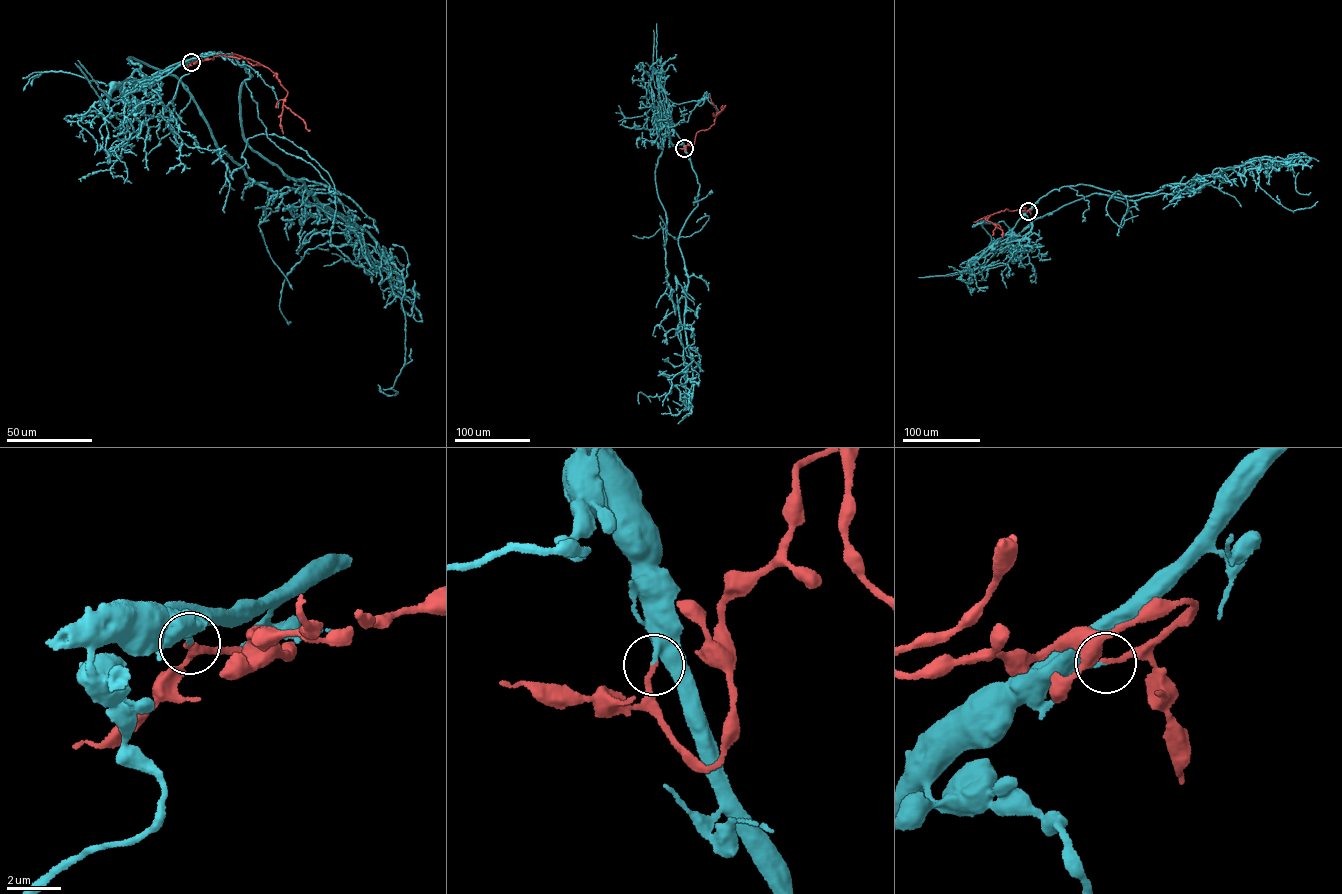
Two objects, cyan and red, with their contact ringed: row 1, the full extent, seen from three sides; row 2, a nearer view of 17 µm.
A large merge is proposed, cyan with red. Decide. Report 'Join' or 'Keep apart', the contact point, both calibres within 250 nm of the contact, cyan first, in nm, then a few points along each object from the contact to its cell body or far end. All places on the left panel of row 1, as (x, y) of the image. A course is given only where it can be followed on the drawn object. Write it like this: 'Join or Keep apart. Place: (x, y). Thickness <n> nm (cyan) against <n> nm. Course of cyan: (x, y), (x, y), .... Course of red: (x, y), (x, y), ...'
Join. Place: (191, 62). Thickness 260 nm (cyan) against 190 nm. Course of cyan: (191, 62), (187, 59), (160, 70), (153, 75), (153, 85), (143, 82), (126, 93), (114, 86). Course of red: (191, 62), (224, 55), (266, 67), (274, 75), (276, 73), (287, 91), (284, 105), (303, 120), (310, 130)

